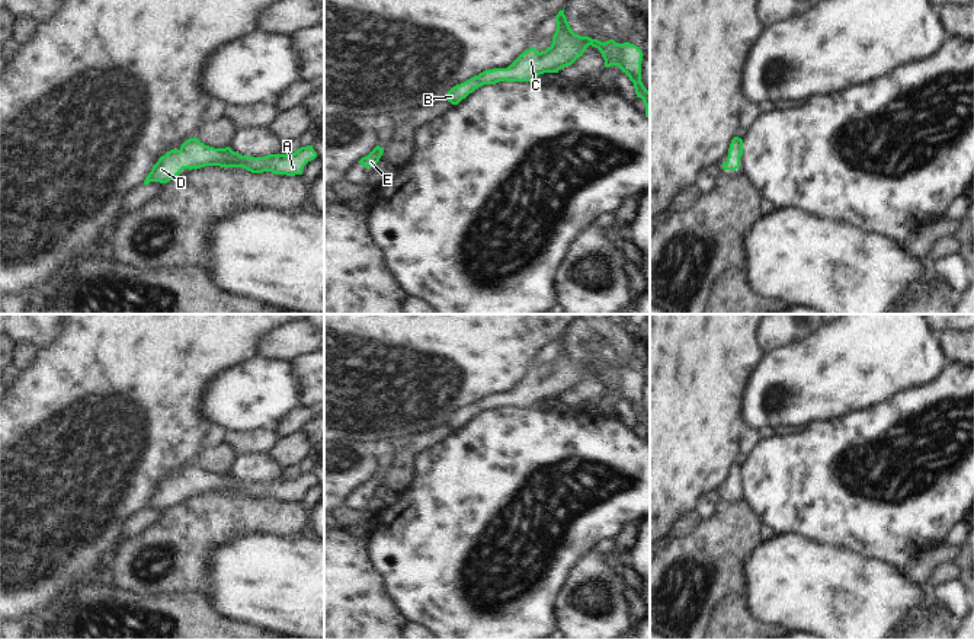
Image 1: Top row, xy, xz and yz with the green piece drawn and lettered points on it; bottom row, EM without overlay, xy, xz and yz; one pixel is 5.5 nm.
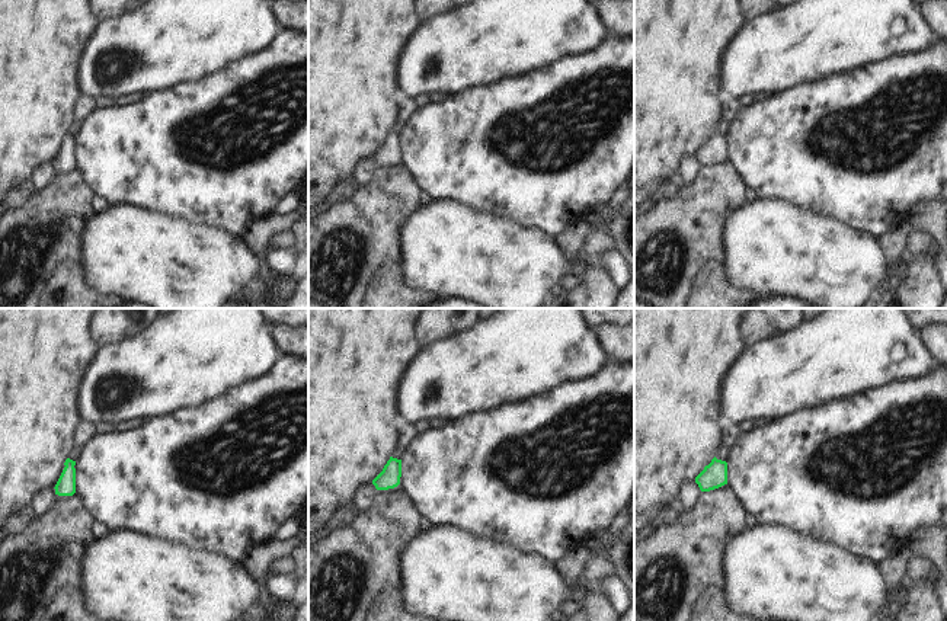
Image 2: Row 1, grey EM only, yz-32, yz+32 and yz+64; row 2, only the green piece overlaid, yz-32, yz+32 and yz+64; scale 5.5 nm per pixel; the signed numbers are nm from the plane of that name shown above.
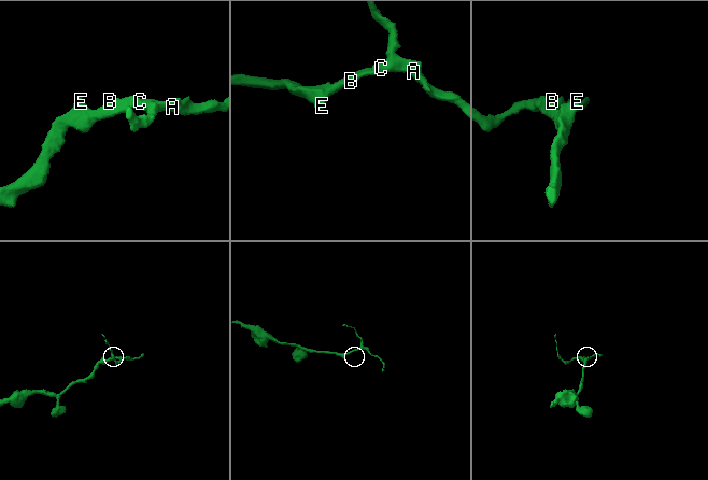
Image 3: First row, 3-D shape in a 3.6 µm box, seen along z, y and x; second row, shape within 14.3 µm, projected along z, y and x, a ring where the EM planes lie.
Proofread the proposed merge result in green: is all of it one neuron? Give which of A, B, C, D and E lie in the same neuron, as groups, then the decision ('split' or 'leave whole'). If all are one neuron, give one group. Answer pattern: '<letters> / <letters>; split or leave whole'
A B C D E; leave whole

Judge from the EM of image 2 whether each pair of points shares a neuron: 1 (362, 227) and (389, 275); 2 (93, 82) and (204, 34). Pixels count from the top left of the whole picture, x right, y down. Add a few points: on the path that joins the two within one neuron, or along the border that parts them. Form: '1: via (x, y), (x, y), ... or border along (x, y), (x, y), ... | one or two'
1: border along (399, 261), (384, 261), (373, 274), (367, 293) | two
2: via (121, 57), (153, 47), (176, 35) | one

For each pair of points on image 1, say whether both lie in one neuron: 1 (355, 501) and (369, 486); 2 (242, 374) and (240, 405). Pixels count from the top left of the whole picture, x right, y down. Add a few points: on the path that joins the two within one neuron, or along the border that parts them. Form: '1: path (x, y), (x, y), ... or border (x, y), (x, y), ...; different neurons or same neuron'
1: path (358, 498), (367, 489); same neuron
2: path (242, 381), (240, 397); same neuron

